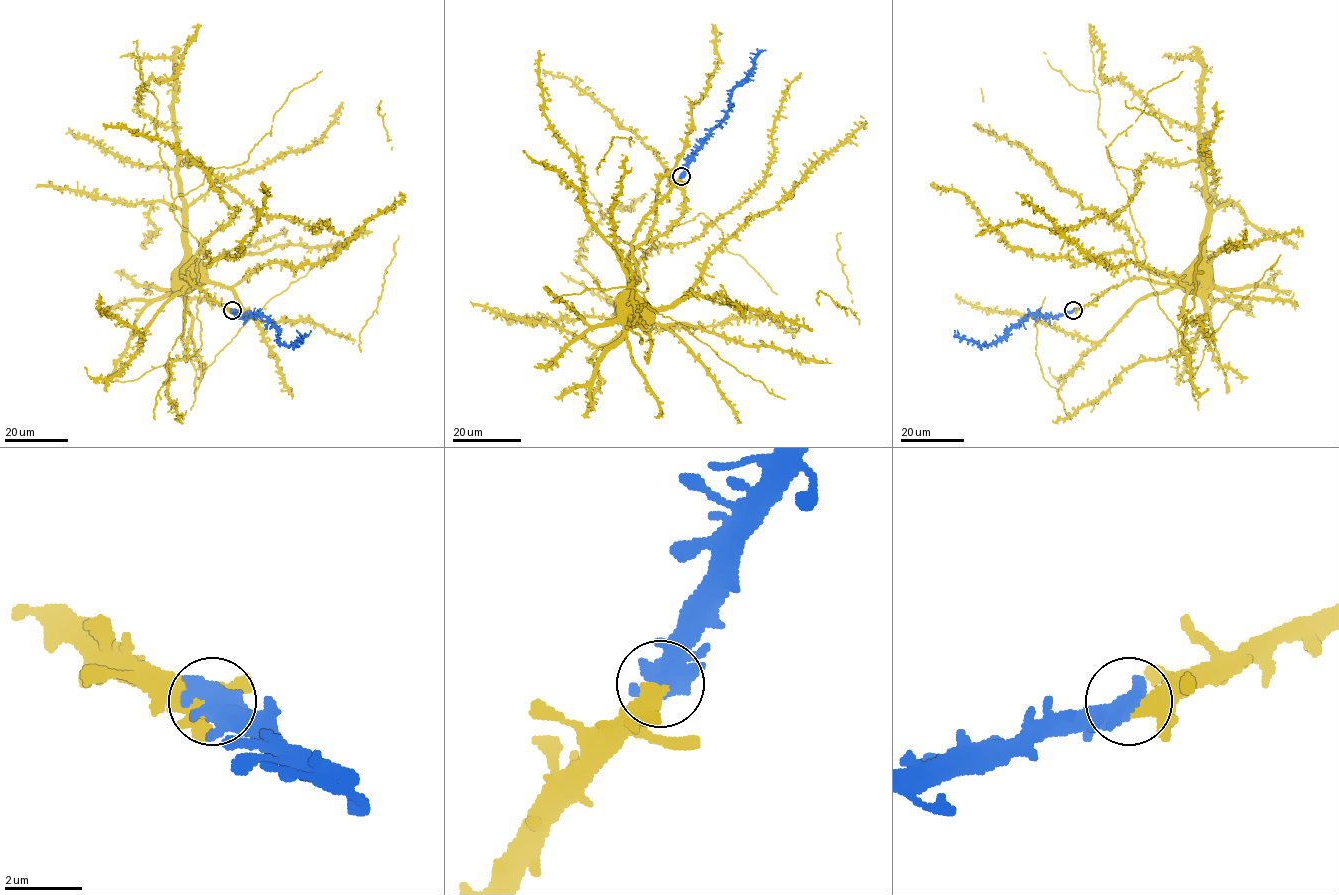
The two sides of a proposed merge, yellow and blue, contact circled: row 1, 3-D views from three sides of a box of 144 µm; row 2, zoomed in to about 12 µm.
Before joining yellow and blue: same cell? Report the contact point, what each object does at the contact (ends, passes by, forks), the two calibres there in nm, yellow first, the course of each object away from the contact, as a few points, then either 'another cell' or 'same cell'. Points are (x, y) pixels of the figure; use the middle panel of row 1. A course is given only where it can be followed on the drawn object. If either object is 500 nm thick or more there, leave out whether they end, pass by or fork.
place (681, 176); calibres 500 and 750 nm; course yellow (681, 177), (645, 218), (633, 239), (632, 256), (638, 282), (627, 293), (627, 297); course blue (681, 177), (691, 155), (730, 108), (732, 90), (745, 78), (757, 57), (765, 51); same cell

